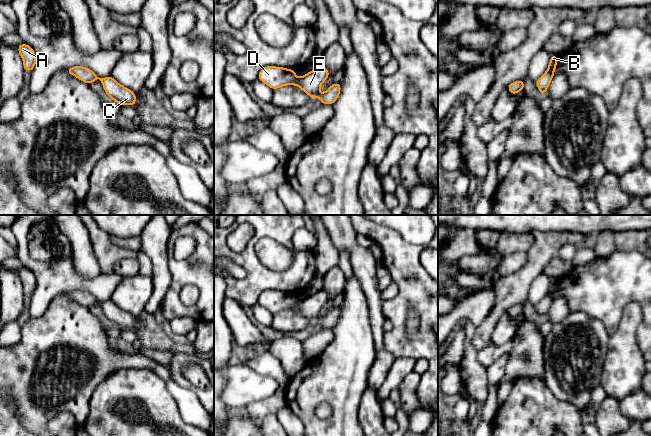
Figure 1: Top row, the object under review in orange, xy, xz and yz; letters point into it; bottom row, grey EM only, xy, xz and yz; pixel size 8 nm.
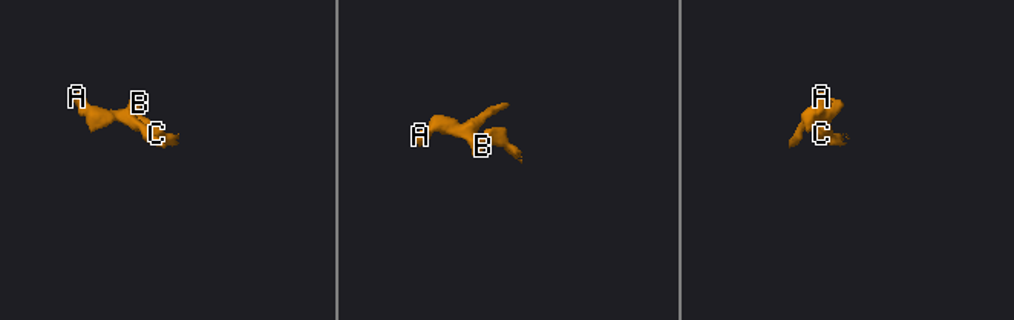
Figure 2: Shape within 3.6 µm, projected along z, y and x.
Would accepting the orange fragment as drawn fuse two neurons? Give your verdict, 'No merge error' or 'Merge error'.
No merge error

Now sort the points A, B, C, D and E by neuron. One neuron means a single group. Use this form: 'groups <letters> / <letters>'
groups A B C D E

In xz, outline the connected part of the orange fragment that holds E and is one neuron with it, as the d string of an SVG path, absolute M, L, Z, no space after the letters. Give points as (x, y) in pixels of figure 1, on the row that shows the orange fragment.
M266 66L259 71L257 78L273 90L286 85L296 85L310 98L319 98L322 101L322 105L332 105L338 99L341 83L334 83L324 93L319 93L320 86L330 76L326 67L320 66L299 78L295 74L296 70Z

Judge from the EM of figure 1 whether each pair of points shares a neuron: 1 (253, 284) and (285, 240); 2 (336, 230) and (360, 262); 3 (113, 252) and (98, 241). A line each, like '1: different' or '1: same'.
1: same
2: same
3: same

